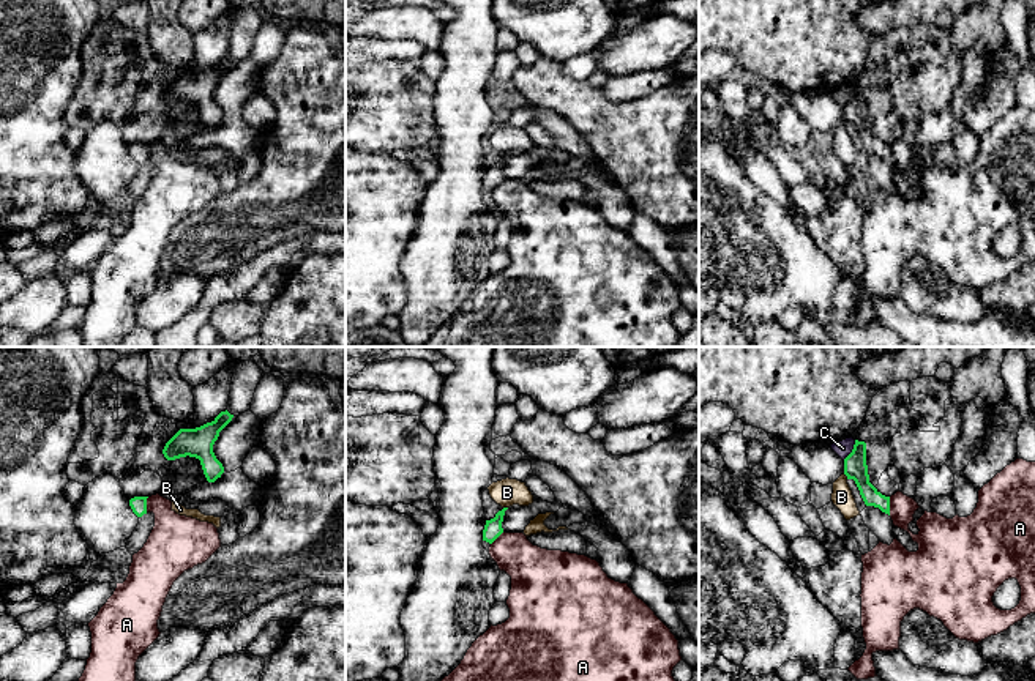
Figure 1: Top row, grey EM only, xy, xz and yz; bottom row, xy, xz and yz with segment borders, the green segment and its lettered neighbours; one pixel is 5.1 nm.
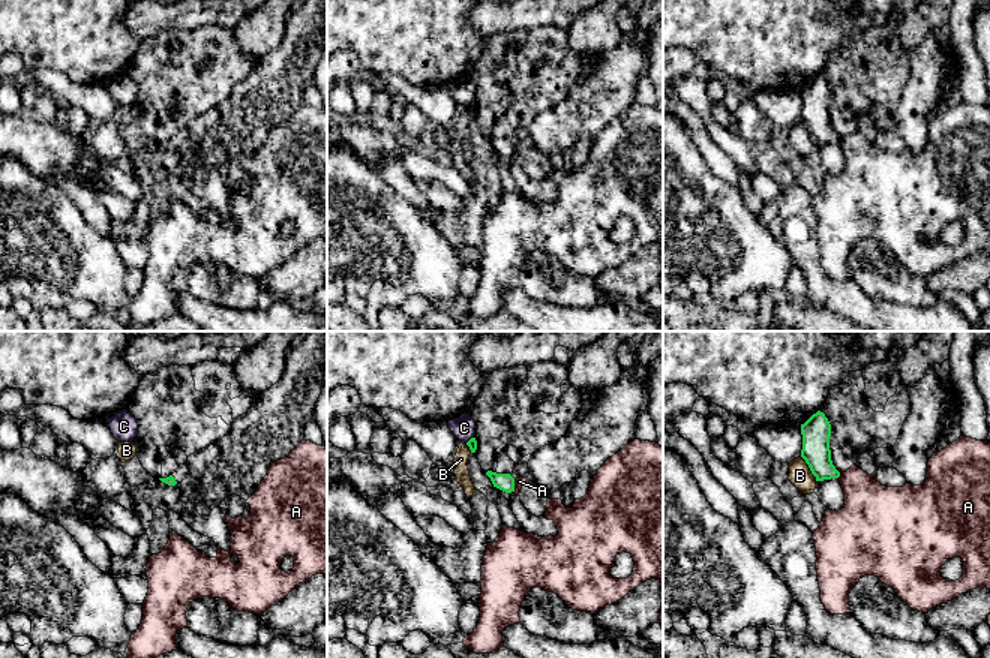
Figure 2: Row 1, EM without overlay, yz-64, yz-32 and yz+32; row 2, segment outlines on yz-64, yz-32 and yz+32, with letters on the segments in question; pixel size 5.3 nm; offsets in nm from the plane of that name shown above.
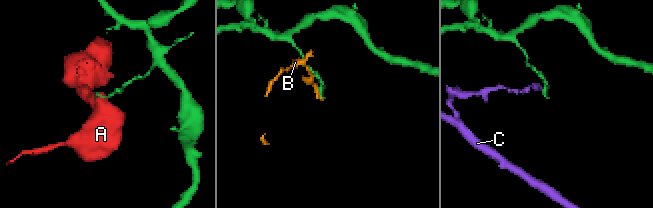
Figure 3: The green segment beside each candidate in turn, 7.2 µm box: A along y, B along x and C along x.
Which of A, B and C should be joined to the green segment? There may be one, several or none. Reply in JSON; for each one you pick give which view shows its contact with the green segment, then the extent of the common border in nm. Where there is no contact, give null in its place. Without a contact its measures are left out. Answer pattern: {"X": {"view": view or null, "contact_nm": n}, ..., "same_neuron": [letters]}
{"same_neuron": []}

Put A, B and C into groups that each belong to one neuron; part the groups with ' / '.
A / B / C

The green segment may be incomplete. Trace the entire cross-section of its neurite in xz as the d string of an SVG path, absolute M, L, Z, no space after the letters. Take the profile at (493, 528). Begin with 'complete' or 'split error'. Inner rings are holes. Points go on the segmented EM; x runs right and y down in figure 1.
complete; M503 508L495 514L494 519L486 520L486 525L483 530L483 541L492 544L503 533L502 522L506 509L508 508Z

